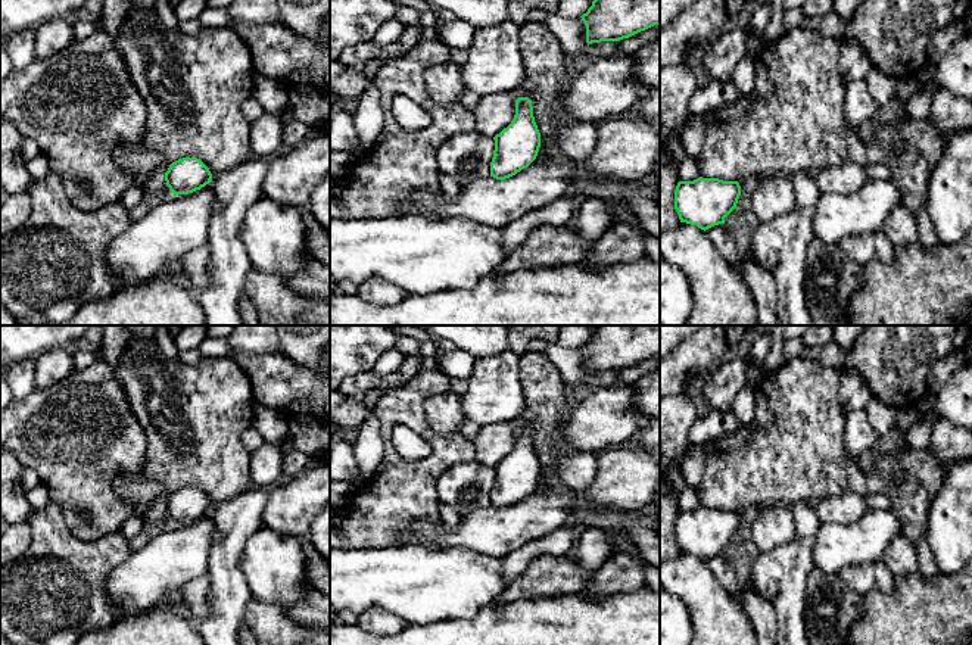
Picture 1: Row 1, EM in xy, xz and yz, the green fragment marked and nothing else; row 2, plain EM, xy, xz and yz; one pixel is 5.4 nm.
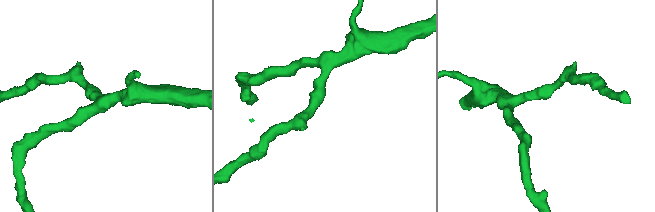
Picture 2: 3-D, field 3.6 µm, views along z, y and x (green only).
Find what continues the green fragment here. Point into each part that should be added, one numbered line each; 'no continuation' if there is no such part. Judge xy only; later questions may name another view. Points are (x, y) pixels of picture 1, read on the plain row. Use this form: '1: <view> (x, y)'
no continuation

